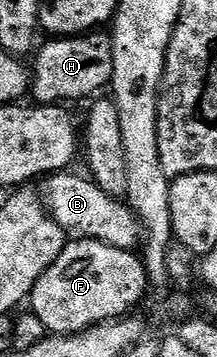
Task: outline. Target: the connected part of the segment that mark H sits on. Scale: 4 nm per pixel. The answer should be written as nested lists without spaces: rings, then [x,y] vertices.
[[[106,33],[54,37],[49,40],[51,43],[43,42],[37,48],[32,62],[32,99],[35,104],[70,105],[73,99],[89,100],[113,84],[114,41],[109,34],[102,34]]]

